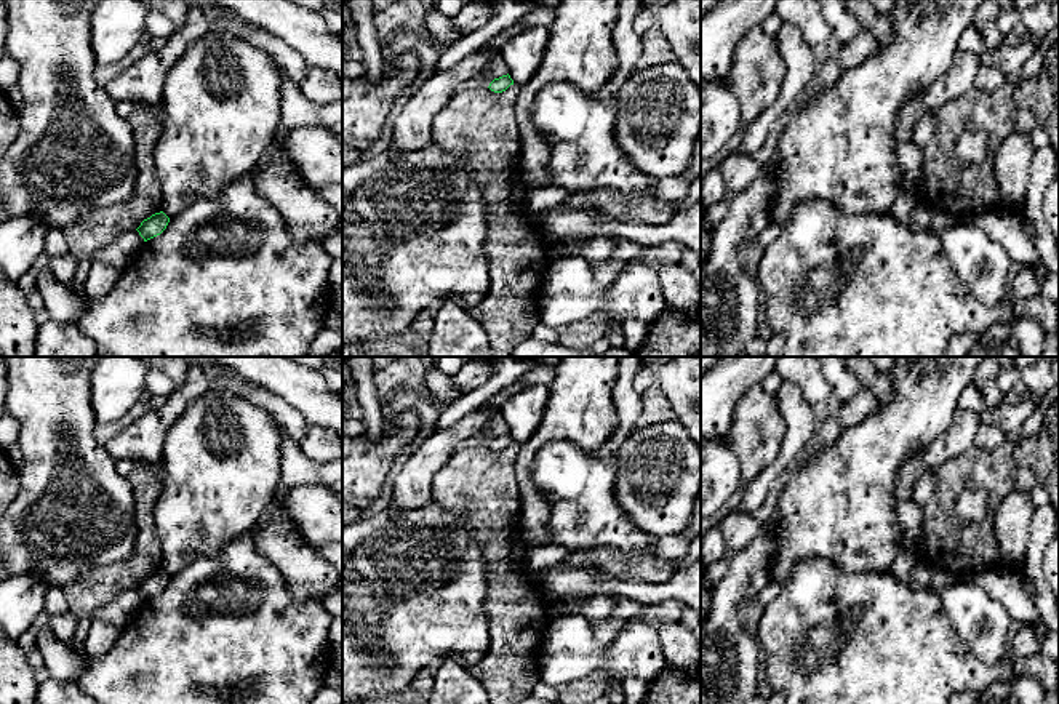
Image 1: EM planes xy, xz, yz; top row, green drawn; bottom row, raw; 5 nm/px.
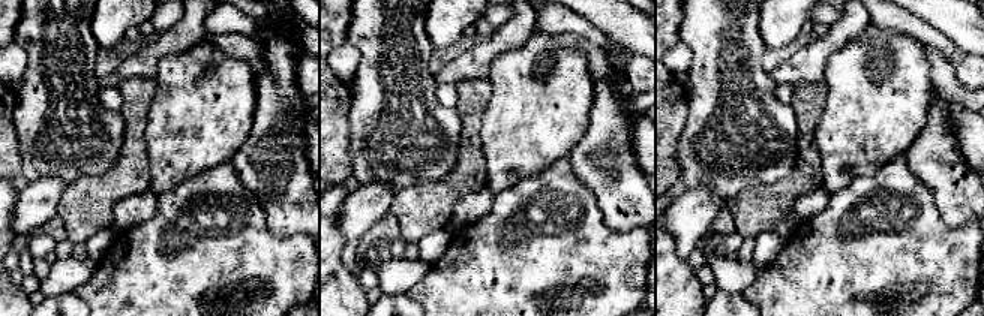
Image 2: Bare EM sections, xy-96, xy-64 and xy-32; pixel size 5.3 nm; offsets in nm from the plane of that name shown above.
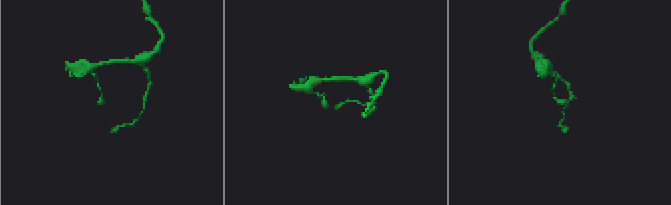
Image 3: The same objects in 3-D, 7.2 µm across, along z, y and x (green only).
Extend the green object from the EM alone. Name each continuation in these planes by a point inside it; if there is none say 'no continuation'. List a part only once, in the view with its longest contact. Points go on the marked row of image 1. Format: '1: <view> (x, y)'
no continuation

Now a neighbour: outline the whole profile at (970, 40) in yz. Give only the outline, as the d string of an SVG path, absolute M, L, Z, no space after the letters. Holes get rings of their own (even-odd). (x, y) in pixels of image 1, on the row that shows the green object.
M973 24L960 35L958 50L976 54L981 54L985 50L982 35Z

